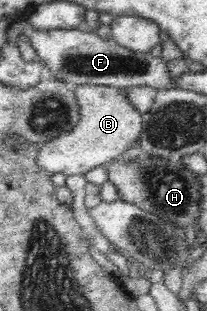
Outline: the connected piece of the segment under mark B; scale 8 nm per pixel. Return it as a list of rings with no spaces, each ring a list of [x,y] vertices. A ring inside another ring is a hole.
[[[86,83],[74,86],[74,89],[81,106],[81,123],[73,133],[63,134],[48,144],[38,146],[36,165],[49,175],[58,172],[66,176],[84,175],[133,148],[142,136],[142,117],[128,101],[124,101],[116,87]]]

